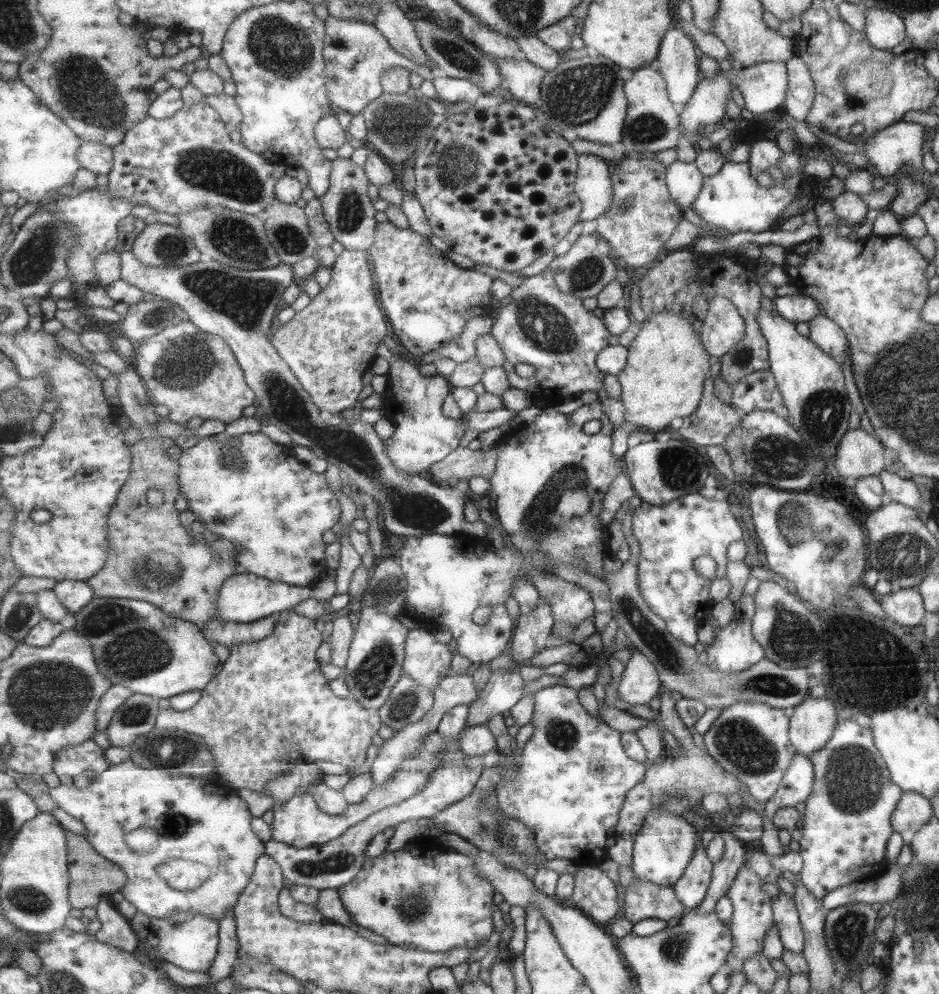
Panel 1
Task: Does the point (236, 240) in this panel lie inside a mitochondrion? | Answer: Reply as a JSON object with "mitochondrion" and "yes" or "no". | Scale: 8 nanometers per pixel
{"mitochondrion":"yes"}

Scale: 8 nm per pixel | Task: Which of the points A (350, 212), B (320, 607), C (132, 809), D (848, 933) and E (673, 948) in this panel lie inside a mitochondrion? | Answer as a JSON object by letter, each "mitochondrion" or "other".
{"A":"mitochondrion","B":"other","C":"other","D":"mitochondrion","E":"mitochondrion"}

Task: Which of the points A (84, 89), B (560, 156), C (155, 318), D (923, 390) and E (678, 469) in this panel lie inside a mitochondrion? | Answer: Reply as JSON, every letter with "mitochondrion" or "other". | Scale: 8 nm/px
{"A":"mitochondrion","B":"other","C":"mitochondrion","D":"mitochondrion","E":"mitochondrion"}

